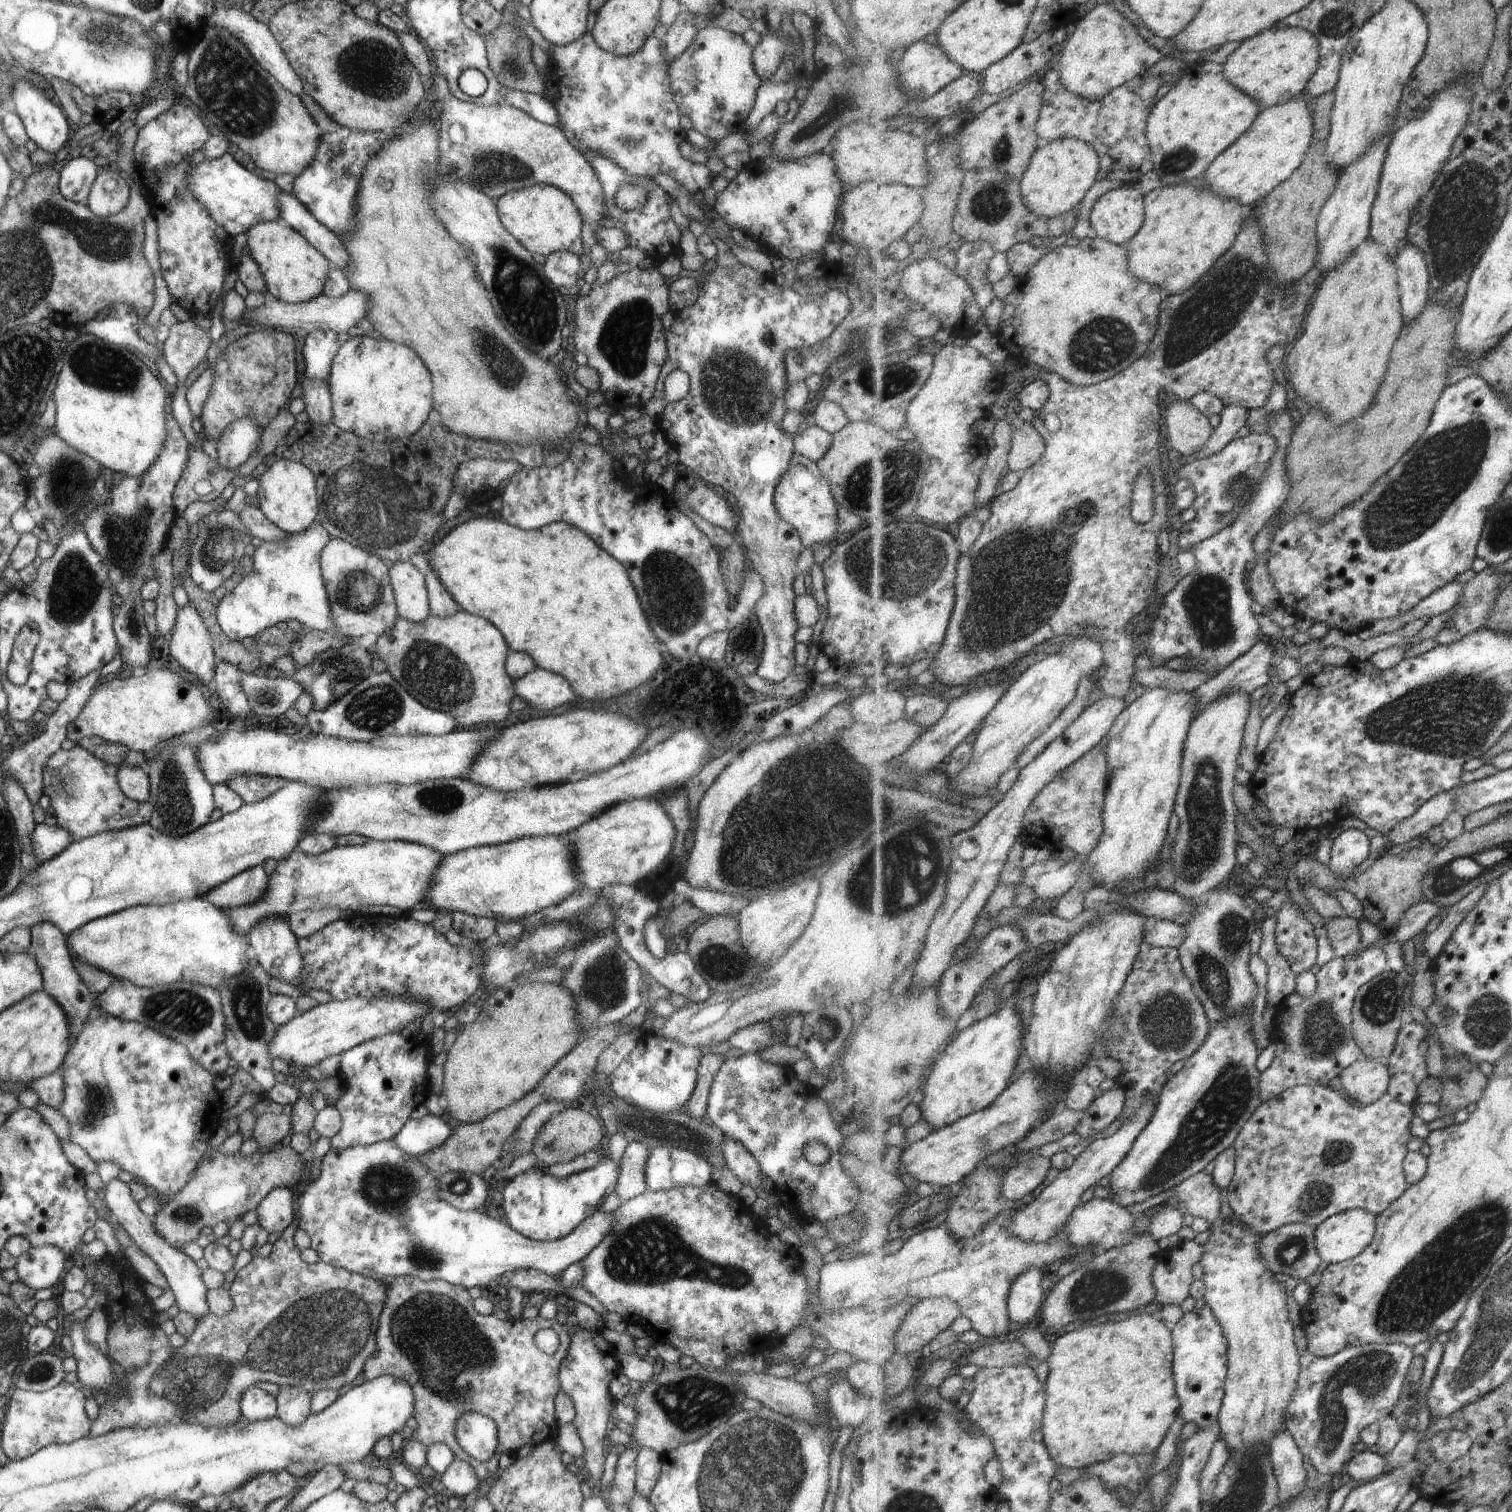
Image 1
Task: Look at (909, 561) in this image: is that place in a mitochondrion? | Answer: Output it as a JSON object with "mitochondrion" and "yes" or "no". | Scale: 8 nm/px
{"mitochondrion":"yes"}

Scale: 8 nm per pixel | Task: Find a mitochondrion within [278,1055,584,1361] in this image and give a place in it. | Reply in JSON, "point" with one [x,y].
{"point":[390,1188]}

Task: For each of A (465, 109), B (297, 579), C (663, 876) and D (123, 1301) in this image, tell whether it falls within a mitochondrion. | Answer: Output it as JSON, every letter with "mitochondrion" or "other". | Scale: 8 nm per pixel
{"A":"other","B":"other","C":"other","D":"other"}

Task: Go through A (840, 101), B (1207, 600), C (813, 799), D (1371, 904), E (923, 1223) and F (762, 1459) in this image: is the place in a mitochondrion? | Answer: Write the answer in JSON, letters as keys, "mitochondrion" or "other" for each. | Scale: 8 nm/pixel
{"A":"mitochondrion","B":"mitochondrion","C":"other","D":"other","E":"other","F":"mitochondrion"}

